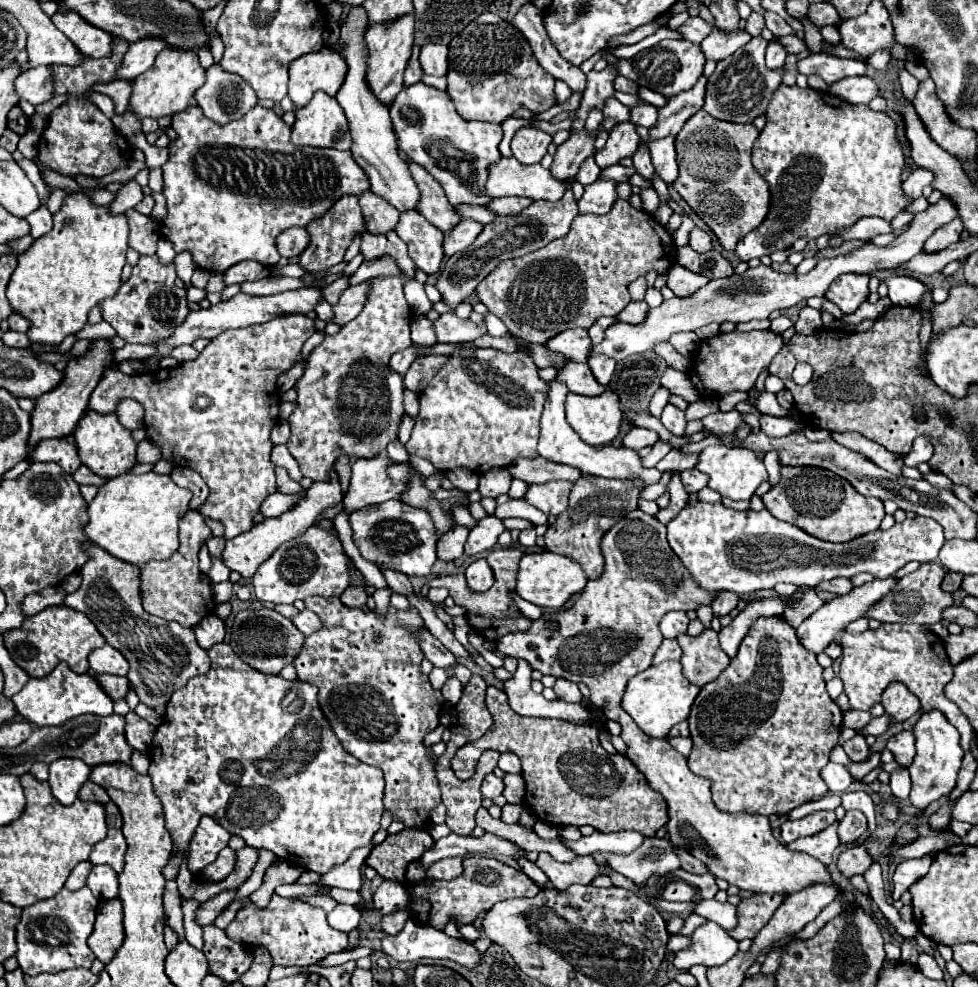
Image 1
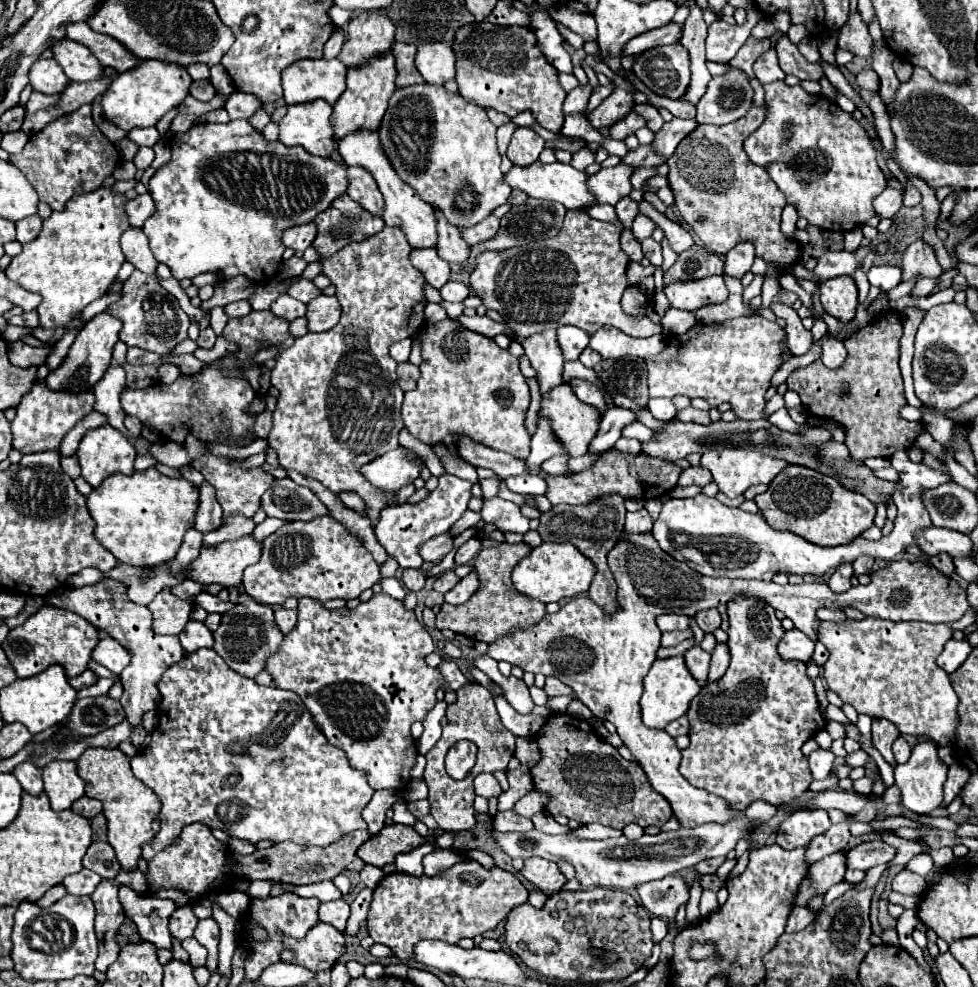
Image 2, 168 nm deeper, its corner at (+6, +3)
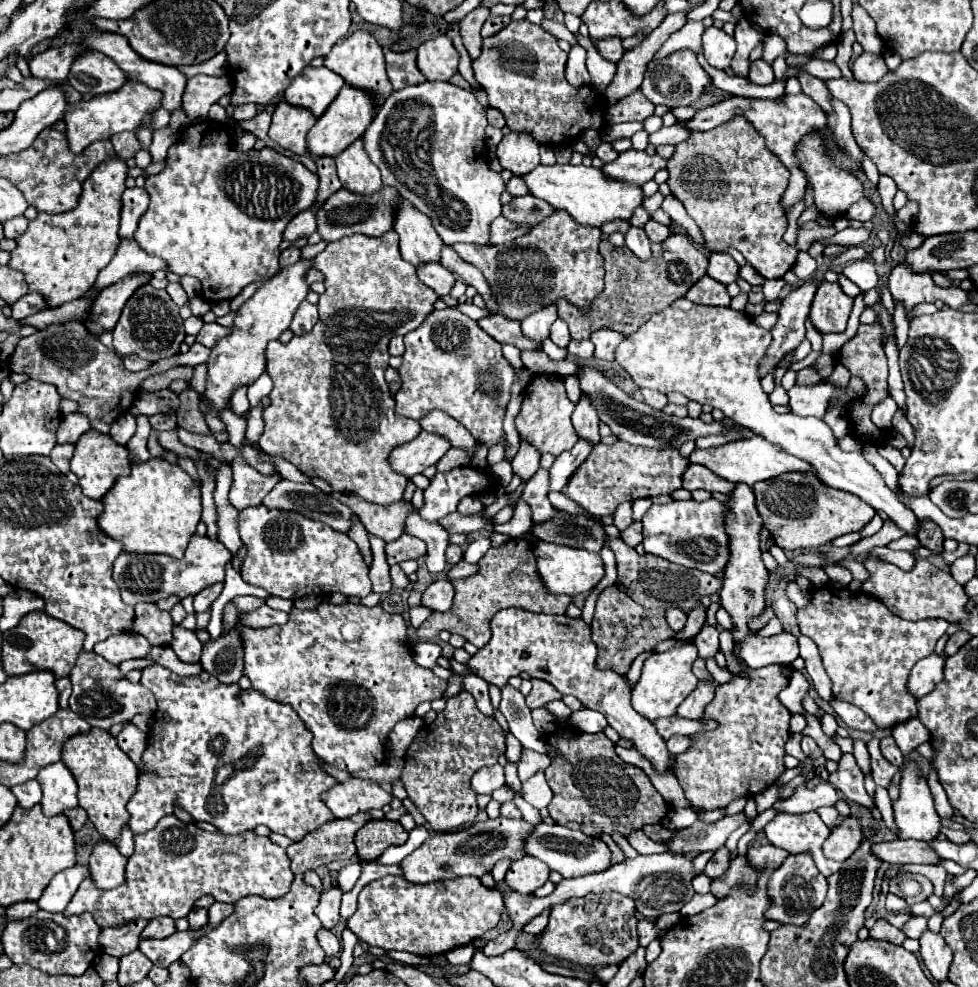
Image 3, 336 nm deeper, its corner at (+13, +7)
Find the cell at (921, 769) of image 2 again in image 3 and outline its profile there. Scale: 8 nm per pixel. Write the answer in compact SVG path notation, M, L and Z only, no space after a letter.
M908 761L902 773L900 797L894 801L894 823L898 839L932 841L942 829L928 783L914 761Z

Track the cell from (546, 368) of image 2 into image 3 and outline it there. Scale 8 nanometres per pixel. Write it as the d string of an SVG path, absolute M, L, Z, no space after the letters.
M548 305L542 307L540 311L528 315L522 321L522 331L524 335L528 335L530 339L536 339L538 343L542 343L542 339L546 339L550 335L550 325L558 319L556 315L556 305Z

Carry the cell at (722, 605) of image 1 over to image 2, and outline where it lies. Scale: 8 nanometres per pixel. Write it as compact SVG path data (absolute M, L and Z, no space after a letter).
M703 609L695 615L695 619L705 633L713 633L721 625L721 615L717 609Z

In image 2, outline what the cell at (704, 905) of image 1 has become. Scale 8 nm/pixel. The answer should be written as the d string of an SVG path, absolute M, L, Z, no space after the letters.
M703 891L701 901L699 901L699 911L701 911L701 915L703 915L703 917L709 917L709 915L713 915L717 909L719 909L717 895L711 893L711 891Z

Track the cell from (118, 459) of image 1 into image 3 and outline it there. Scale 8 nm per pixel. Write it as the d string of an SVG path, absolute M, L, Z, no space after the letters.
M88 431L82 435L82 439L76 443L76 451L72 457L72 473L78 477L78 483L82 487L82 493L90 499L102 499L108 489L116 483L118 477L130 473L130 459L126 447L112 441L110 435L102 435L98 431Z

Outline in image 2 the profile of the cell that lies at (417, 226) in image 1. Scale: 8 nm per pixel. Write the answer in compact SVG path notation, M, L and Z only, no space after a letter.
M411 249L411 263L423 273L425 281L441 289L449 281L449 263L443 261L435 249Z

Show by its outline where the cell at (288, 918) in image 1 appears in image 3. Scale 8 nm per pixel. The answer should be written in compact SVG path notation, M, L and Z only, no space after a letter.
M328 929L318 931L318 941L320 941L320 947L324 949L324 953L328 957L332 957L332 955L336 955L340 951L340 941Z

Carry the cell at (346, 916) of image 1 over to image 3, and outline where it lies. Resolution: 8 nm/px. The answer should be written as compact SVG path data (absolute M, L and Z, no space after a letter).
M332 887L330 891L324 891L320 897L316 915L326 929L332 929L340 921L340 897L342 897L342 891L336 887Z

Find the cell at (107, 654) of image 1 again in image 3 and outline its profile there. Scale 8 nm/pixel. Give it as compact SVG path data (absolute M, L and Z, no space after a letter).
M124 633L124 635L112 635L112 639L100 641L96 643L94 651L98 655L102 655L108 663L112 665L120 665L122 661L128 659L138 659L138 657L148 657L152 645L148 643L146 637L138 635L138 633Z

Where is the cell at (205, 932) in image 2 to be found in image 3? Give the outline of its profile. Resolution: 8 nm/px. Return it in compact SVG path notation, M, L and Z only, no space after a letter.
M192 909L188 913L188 923L192 929L202 929L208 923L208 909Z

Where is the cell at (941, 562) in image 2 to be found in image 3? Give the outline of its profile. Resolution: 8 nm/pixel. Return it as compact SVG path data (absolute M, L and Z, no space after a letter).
M924 519L924 521L920 523L918 539L920 539L920 543L922 543L926 549L930 549L930 551L934 551L934 553L942 553L944 535L942 535L940 527L938 527L934 521Z

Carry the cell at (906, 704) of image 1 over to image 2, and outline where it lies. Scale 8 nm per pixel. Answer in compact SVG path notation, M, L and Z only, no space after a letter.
M883 717L873 719L873 745L875 745L875 749L883 755L883 759L885 759L887 763L891 763L893 767L895 767L897 763L895 763L895 757L893 757L893 753L891 753L891 743L893 743L899 735L901 735L901 733L899 733L899 729L895 727L895 723L891 723L891 721L883 719Z

